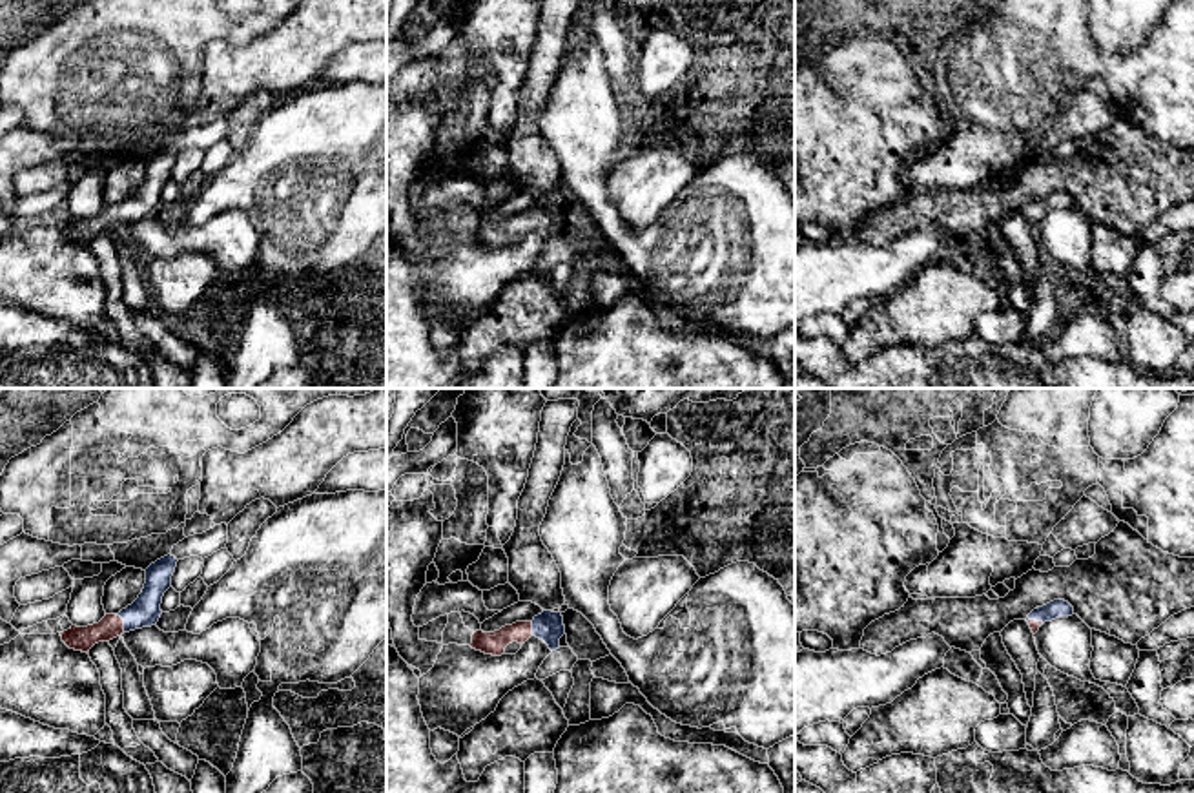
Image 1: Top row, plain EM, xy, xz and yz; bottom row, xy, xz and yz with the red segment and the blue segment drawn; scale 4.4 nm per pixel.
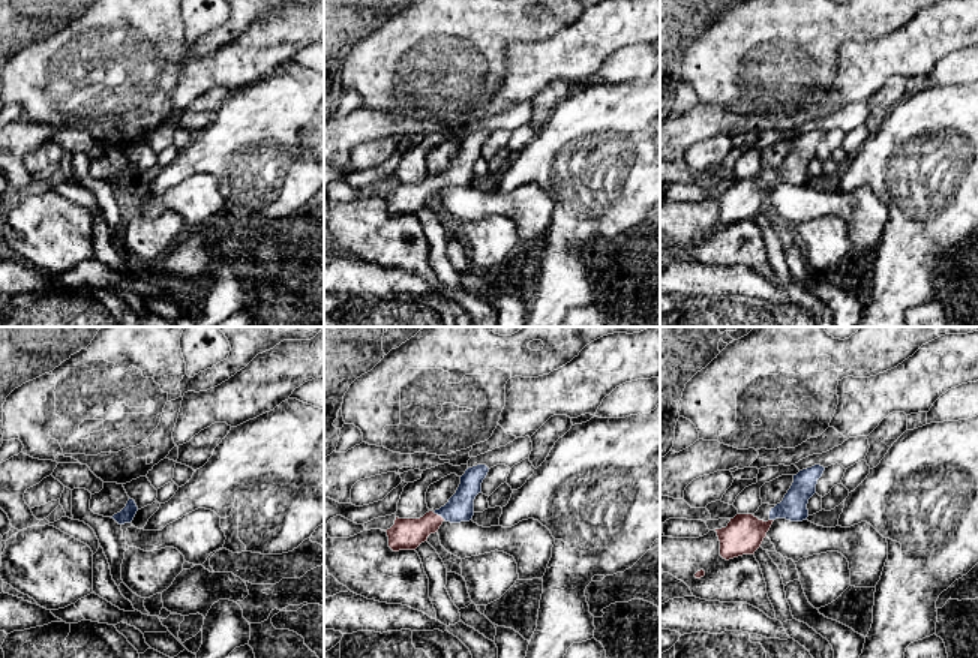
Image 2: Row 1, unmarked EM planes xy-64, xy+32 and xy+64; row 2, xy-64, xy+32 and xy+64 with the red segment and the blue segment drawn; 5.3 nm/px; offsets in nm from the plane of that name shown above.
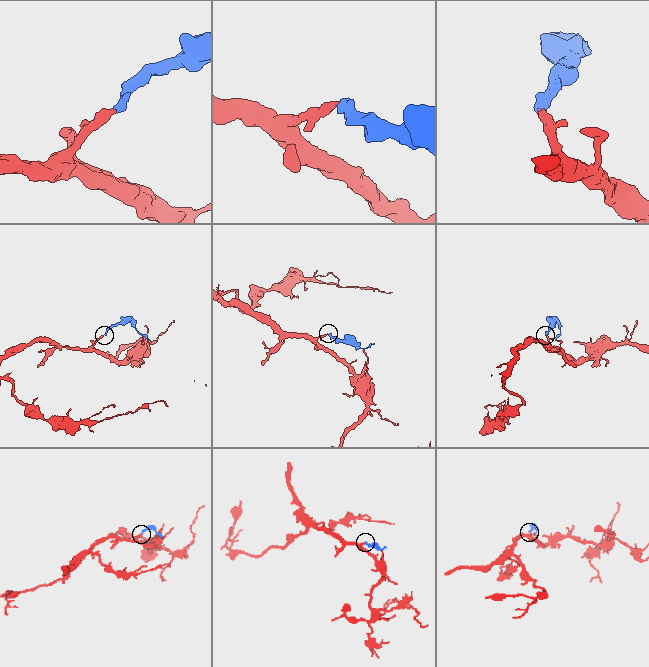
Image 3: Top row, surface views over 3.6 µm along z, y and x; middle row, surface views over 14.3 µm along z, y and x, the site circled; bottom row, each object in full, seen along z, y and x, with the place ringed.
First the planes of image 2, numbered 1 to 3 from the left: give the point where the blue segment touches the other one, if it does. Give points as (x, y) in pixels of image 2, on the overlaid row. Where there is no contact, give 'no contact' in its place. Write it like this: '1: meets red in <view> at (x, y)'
1: no contact
2: meets red in xy+32 at (437, 514)
3: meets red in xy+64 at (771, 520)

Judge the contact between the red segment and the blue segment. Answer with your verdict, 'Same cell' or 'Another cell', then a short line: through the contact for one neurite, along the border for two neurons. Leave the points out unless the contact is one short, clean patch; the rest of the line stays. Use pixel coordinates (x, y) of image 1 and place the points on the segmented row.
Same cell. Line: xy (81, 638), (123, 622), (144, 611)

